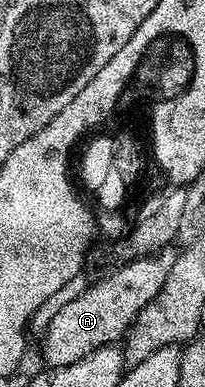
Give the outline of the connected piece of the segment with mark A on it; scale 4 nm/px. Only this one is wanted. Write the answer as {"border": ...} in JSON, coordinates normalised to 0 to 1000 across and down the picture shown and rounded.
{"border":[[[829,636],[785,643],[756,659],[585,680],[556,698],[517,705],[527,713],[493,716],[468,734],[429,731],[405,752],[376,760],[376,770],[356,770],[356,780],[317,780],[317,791],[298,791],[298,801],[278,801],[278,811],[259,811],[229,845],[205,850],[210,930],[229,938],[215,943],[249,951],[307,951],[327,941],[415,925],[444,910],[468,910],[483,899],[556,891],[561,876],[580,879],[605,866],[610,850],[639,842],[644,829],[659,827],[702,788],[771,760],[776,742],[805,729],[824,698],[844,698],[859,659],[859,643]]]}

